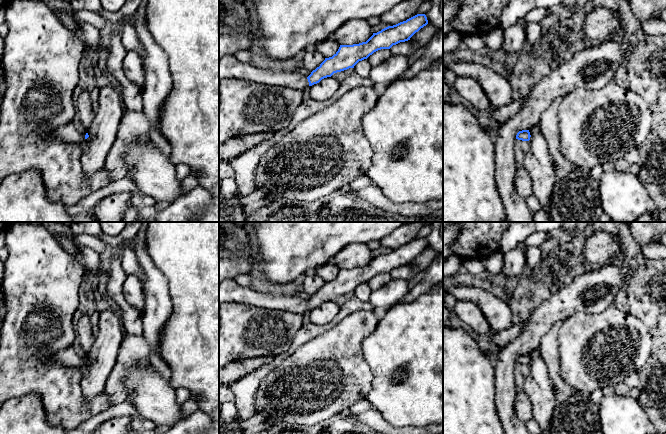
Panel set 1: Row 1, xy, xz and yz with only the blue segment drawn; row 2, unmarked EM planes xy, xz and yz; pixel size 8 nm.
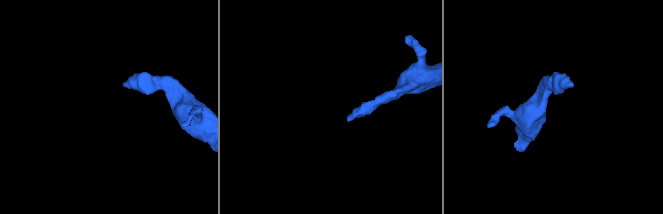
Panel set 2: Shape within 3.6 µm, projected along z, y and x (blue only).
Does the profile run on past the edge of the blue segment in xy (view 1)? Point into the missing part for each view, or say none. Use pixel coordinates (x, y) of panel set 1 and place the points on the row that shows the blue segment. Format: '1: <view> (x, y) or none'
1: none

